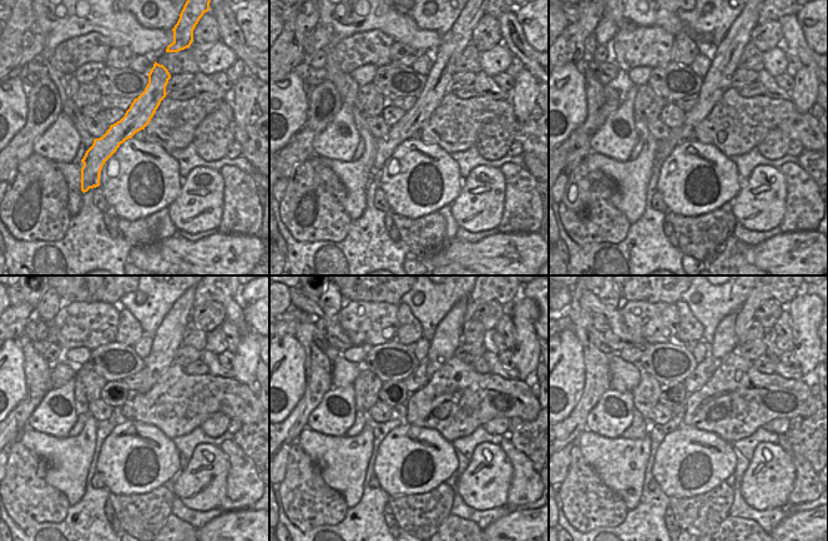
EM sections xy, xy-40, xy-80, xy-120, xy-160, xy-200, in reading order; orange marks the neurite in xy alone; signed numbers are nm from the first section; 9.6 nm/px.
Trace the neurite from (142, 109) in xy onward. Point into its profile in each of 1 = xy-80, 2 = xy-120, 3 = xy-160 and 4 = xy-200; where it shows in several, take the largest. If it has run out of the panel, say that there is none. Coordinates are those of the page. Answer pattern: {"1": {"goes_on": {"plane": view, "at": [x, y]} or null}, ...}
{"1": {"goes_on": {"plane": "xy-80", "at": [726, 56]}}, "2": {"goes_on": {"plane": "xy-120", "at": [167, 338]}}, "3": {"goes_on": {"plane": "xy-160", "at": [448, 335]}}, "4": {"goes_on": {"plane": "xy-200", "at": [725, 339]}}}

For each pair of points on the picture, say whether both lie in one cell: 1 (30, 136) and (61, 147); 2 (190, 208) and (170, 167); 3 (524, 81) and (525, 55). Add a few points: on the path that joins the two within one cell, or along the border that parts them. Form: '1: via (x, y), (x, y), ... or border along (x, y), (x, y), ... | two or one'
1: border along (57, 116), (34, 143), (34, 152) | two
2: border along (183, 178), (178, 196), (167, 208) | two
3: border along (525, 67), (535, 79) | two

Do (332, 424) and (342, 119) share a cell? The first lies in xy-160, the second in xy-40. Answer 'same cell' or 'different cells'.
same cell

